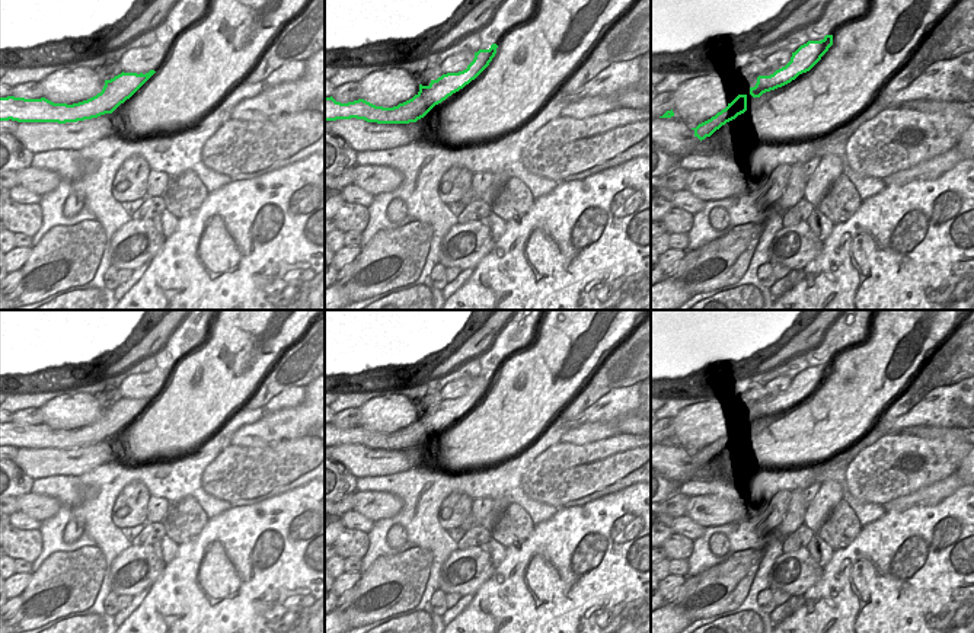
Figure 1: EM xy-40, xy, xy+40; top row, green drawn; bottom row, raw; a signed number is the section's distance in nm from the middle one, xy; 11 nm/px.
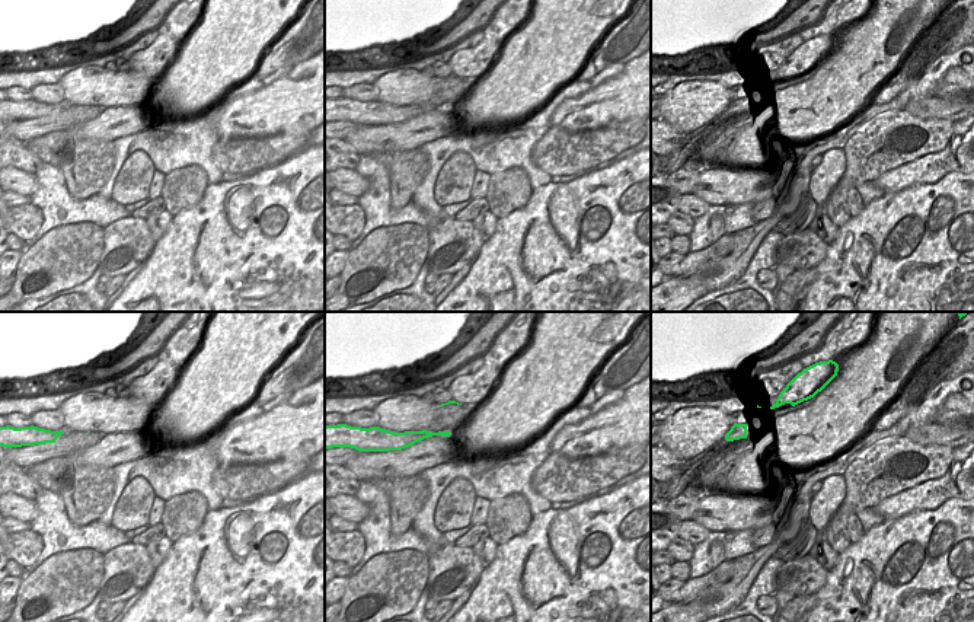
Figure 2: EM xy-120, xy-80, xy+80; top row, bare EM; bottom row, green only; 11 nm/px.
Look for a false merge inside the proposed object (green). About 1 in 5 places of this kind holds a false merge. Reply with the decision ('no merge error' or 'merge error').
no merge error

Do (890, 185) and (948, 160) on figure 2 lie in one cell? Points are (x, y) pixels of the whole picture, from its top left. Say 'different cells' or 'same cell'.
same cell

